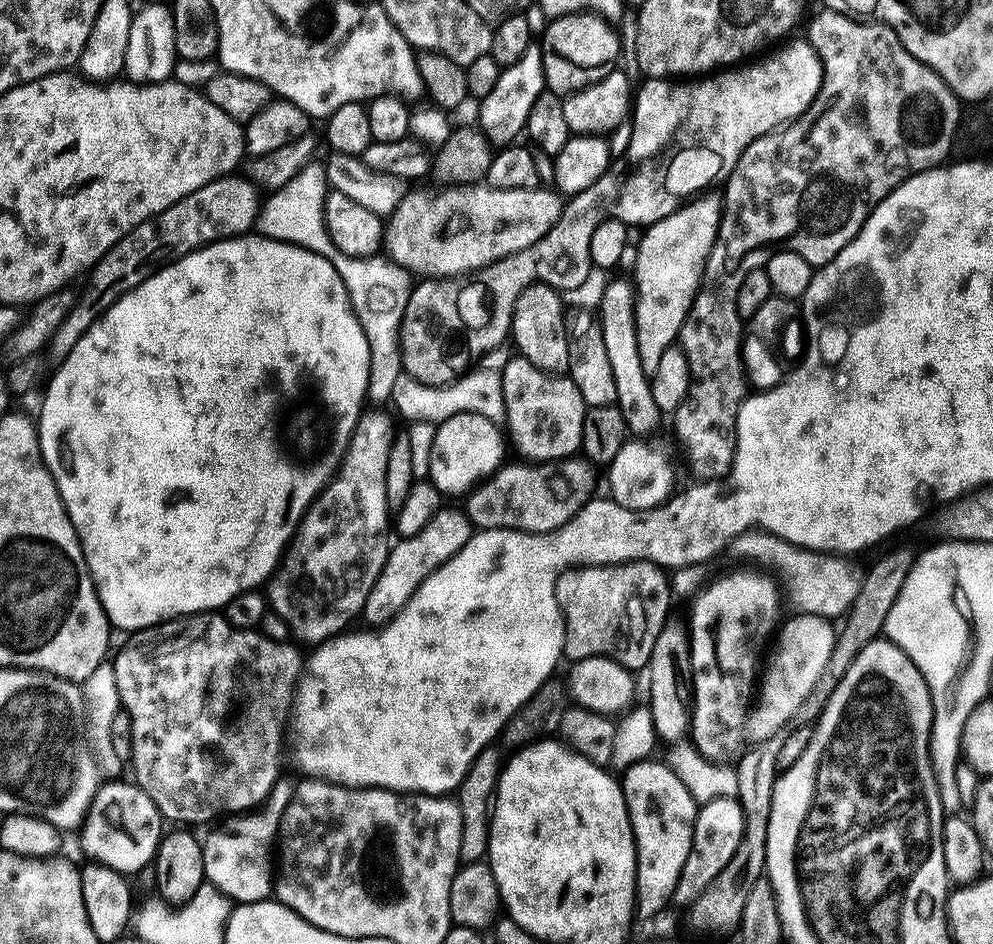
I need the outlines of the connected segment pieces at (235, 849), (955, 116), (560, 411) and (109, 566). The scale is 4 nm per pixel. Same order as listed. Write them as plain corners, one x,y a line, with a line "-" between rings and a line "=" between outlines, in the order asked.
281,778
263,804
255,810
221,819
215,825
217,828
208,837
203,837
204,874
207,883
216,891
223,892
233,901
246,904
269,899
274,888
274,845
278,840
280,820
293,795
293,781
=
820,10
820,13
808,24
806,39
811,44
812,49
818,54
820,65
824,71
818,94
814,98
812,105
798,119
793,120
791,124
781,127
775,132
768,132
756,140
751,140
746,146
746,150
742,150
742,154
738,158
736,165
732,167
732,171
728,173
726,177
728,185
725,186
724,192
722,191
722,211
720,214
720,228
716,231
716,247
712,249
711,254
708,256
706,265
708,273
700,281
700,289
696,291
696,296
692,300
688,316
684,320
684,325
680,328
678,346
683,349
690,366
690,390
688,391
688,397
676,407
674,413
676,432
680,435
680,440
684,443
685,450
688,451
688,458
692,462
693,474
701,476
704,479
701,481
704,482
715,481
712,480
715,476
720,476
720,478
727,477
728,473
732,471
732,463
736,457
738,410
746,396
746,391
744,392
744,384
746,388
746,369
742,351
746,328
736,309
736,291
742,282
742,278
751,268
757,267
758,261
767,261
771,253
781,250
787,250
798,254
802,258
806,258
806,262
813,266
828,264
860,233
869,214
903,180
909,180
911,176
917,176
919,172
928,172
931,168
939,168
949,159
949,157
947,158
948,152
950,156
956,139
956,127
962,115
961,101
946,86
943,78
934,70
930,70
930,66
918,62
918,58
914,58
914,54
910,54
910,50
906,50
906,46
902,46
898,34
894,34
894,30
887,28
884,24
869,22
864,18
853,18
851,15
843,12
=
513,355
499,369
504,417
516,448
528,462
560,462
581,451
586,405
567,375
544,372
534,362
=
245,234
245,235
242,235
242,236
233,236
233,237
232,237
232,239
230,239
230,240
216,240
216,241
215,241
215,242
214,242
214,243
213,243
213,244
205,244
205,245
204,245
204,247
203,247
203,248
199,248
199,249
198,249
198,251
197,251
197,252
191,252
191,253
190,253
190,254
186,254
186,255
185,255
185,256
183,256
183,258
182,258
182,259
180,259
180,260
175,260
175,261
174,261
174,263
172,263
172,264
165,264
165,265
164,265
164,267
162,267
162,268
160,268
160,269
158,269
158,271
157,271
157,272
156,272
156,273
154,273
154,274
153,274
153,276
151,276
151,277
150,277
150,278
146,278
146,279
145,279
145,280
144,280
144,281
142,281
142,283
140,283
140,284
139,284
139,285
138,285
138,286
134,286
134,290
130,290
130,291
129,291
129,292
127,292
127,293
126,293
126,294
122,294
122,298
118,298
118,302
114,302
114,303
113,303
113,304
112,304
112,305
111,305
111,306
110,306
110,307
109,307
109,308
107,308
107,309
106,309
106,311
105,311
105,312
102,312
102,313
99,313
99,316
98,316
98,318
97,318
97,320
95,320
95,322
93,322
93,324
92,324
92,325
91,325
91,326
90,326
90,327
89,327
89,328
88,328
88,329
87,329
87,330
86,330
86,334
82,334
82,338
78,338
78,342
77,342
77,343
76,343
76,345
75,345
75,346
74,346
74,347
73,347
73,348
72,348
72,349
71,349
71,350
70,350
70,354
69,354
69,355
68,355
68,356
66,356
66,357
63,357
63,359
61,359
61,360
60,360
60,361
59,361
59,363
60,363
60,369
58,369
58,370
57,370
57,372
56,372
56,369
55,369
55,371
53,371
53,372
52,372
52,373
51,373
51,376
50,376
50,379
49,379
49,380
48,380
48,381
47,381
47,384
46,384
46,389
47,389
47,388
48,388
48,392
47,392
47,391
45,391
45,392
44,392
44,393
43,393
43,397
44,397
44,405
43,405
43,406
42,406
42,410
41,410
41,411
40,411
40,412
39,412
39,413
38,413
38,431
39,431
39,434
40,434
40,453
41,453
41,454
42,454
42,458
43,458
43,459
44,459
44,464
45,464
45,466
46,466
46,467
47,467
47,468
48,468
48,469
49,469
49,470
50,470
50,474
51,474
51,475
52,475
52,477
54,477
54,479
55,479
55,480
56,480
56,485
57,485
57,486
58,486
58,490
59,490
59,491
60,491
60,497
61,497
61,498
62,498
62,502
63,502
63,503
64,503
64,505
65,505
65,506
66,506
66,510
67,510
67,511
68,511
68,517
69,517
69,518
70,518
70,522
71,522
71,523
72,523
72,525
73,525
73,526
74,526
74,530
75,530
75,531
76,531
76,533
77,533
77,534
78,534
78,538
79,538
79,539
80,539
80,545
81,545
81,546
82,546
82,554
83,554
83,555
84,555
84,561
85,561
85,562
86,562
86,566
87,566
87,567
88,567
88,572
89,572
89,574
90,574
90,575
91,575
91,576
92,576
92,581
93,581
93,582
94,582
94,586
95,586
95,587
96,587
96,593
97,593
97,594
98,594
98,598
99,598
99,599
100,599
100,601
101,601
101,602
102,602
102,606
103,606
103,607
104,607
104,613
106,613
106,615
108,615
108,622
109,622
109,625
111,625
111,627
112,627
112,628
113,628
113,629
116,629
116,628
125,628
125,630
126,630
126,631
128,631
128,632
132,632
132,631
134,631
134,630
135,630
135,628
140,628
140,629
139,629
139,630
151,630
151,629
153,629
153,628
155,628
155,627
157,627
157,626
159,626
159,625
161,625
161,624
163,624
163,623
165,623
165,622
171,622
171,621
173,621
173,620
175,620
175,619
177,619
177,618
179,618
179,617
181,617
181,616
191,616
191,615
193,615
193,614
195,614
195,613
198,613
198,612
211,612
211,611
213,611
213,610
220,610
220,609
223,609
223,607
224,607
224,605
226,605
226,604
228,604
228,603
229,603
229,602
230,602
230,601
232,601
232,600
233,600
233,598
234,598
234,597
235,597
235,596
237,596
237,595
238,595
238,594
242,594
242,593
243,593
243,592
250,592
250,591
253,591
253,590
256,590
256,589
259,589
259,588
260,588
260,587
261,587
261,585
263,585
263,584
264,584
264,583
265,583
265,581
267,581
267,580
268,580
268,579
269,579
269,577
271,577
271,575
272,575
272,573
273,573
273,572
275,572
275,570
276,570
276,566
277,566
277,564
279,564
279,563
280,563
280,557
281,557
281,556
283,556
283,554
284,554
284,550
285,550
285,548
287,548
287,546
288,546
288,544
289,544
289,543
290,543
290,541
292,541
292,537
293,537
293,536
295,536
295,535
296,535
296,527
297,527
297,526
299,526
299,525
300,525
300,520
301,520
301,518
302,518
302,517
304,517
304,514
305,514
305,512
307,512
307,511
308,511
308,508
309,508
309,507
311,507
311,505
312,505
312,502
313,502
313,500
315,500
315,499
316,499
316,497
317,497
317,496
319,496
319,495
320,495
320,493
321,493
321,492
323,492
323,491
324,491
324,488
325,488
325,487
327,487
327,485
328,485
328,484
329,484
329,483
330,483
330,481
332,481
332,478
333,478
333,476
335,476
335,475
336,475
336,473
337,473
337,472
339,472
339,471
340,471
340,464
341,464
341,462
343,462
343,460
344,460
344,456
345,456
345,455
346,455
346,453
347,453
347,452
348,452
348,443
349,443
349,442
350,442
350,440
351,440
351,438
352,438
352,435
353,435
353,434
354,434
354,430
355,430
355,429
356,429
356,423
357,423
357,422
358,422
358,421
360,421
360,418
361,418
361,415
362,415
362,409
363,409
363,408
364,408
364,407
365,407
365,405
364,405
364,406
363,406
363,404
364,404
364,402
365,402
365,404
366,404
366,397
367,397
367,395
368,395
368,375
369,375
369,374
370,374
370,350
369,350
369,349
368,349
368,343
367,343
367,342
366,342
366,334
365,334
365,333
364,333
364,331
363,331
363,330
362,330
362,326
361,326
361,325
360,325
360,323
359,323
359,322
358,322
358,318
357,318
357,317
356,317
356,313
355,313
355,312
353,312
353,311
352,311
352,304
351,304
351,303
350,303
350,302
349,302
349,301
348,301
348,291
347,291
347,290
346,290
346,286
345,286
345,285
344,285
344,283
343,283
343,282
342,282
342,278
341,278
341,277
340,277
340,275
339,275
339,274
338,274
338,270
334,270
334,266
333,266
333,265
332,265
332,263
331,263
331,262
330,262
330,261
328,261
328,260
327,260
327,259
326,259
326,258
322,258
322,257
321,257
321,256
319,256
319,255
318,255
318,253
316,253
316,252
307,252
307,250
305,250
305,249
304,249
304,248
298,248
298,247
296,247
296,245
295,245
295,244
293,244
293,243
291,243
291,242
285,242
285,241
282,241
282,240
270,240
270,239
268,239
268,237
267,237
267,236
261,236
261,235
259,235
259,234

